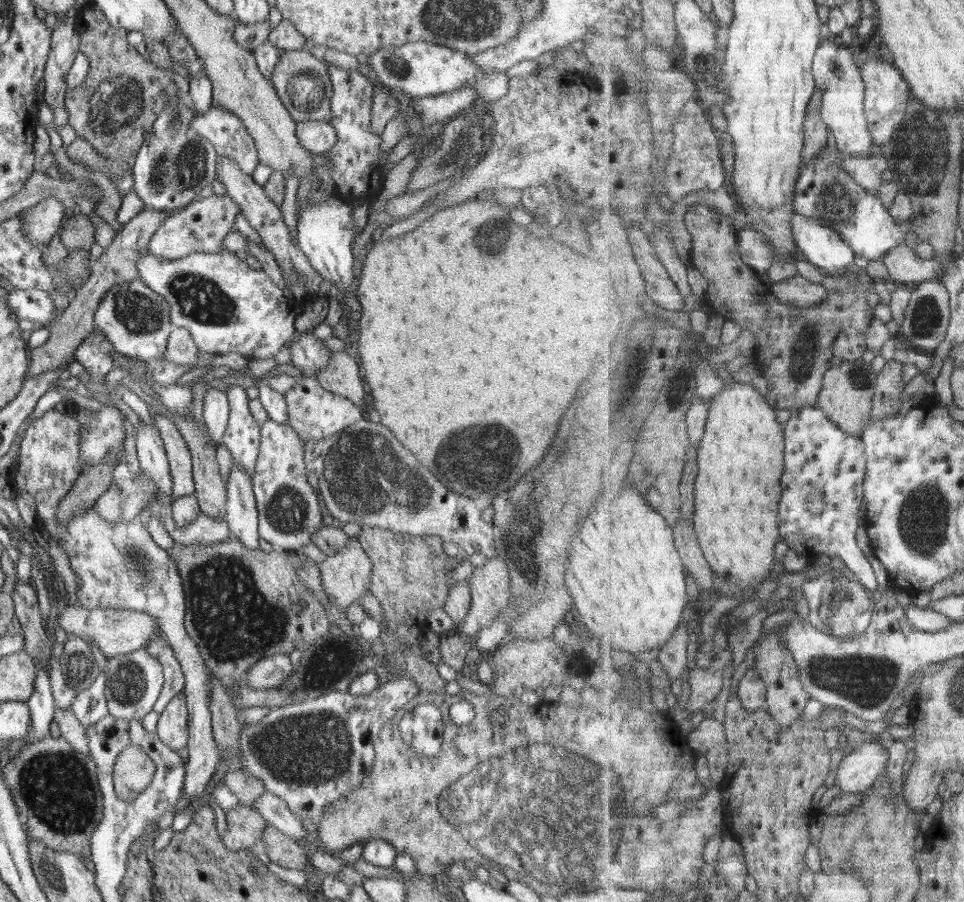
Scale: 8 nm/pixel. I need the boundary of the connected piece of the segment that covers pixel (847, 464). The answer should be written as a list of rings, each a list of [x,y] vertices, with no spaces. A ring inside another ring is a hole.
[[[821,406],[803,407],[793,412],[787,423],[787,471],[784,473],[784,498],[782,499],[781,532],[786,544],[794,549],[798,546],[812,546],[832,558],[843,559],[848,568],[859,576],[857,580],[872,590],[880,588],[878,574],[864,554],[858,542],[860,510],[864,504],[864,482],[868,474],[869,456],[863,435],[856,435],[840,428],[828,417]],[[820,489],[828,495],[828,506],[824,512],[814,514],[810,508],[810,495]]]

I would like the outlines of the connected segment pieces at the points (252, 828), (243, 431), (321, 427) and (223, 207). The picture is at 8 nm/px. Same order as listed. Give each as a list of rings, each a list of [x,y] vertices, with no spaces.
[[[240,803],[234,809],[225,811],[226,831],[222,834],[222,844],[230,851],[255,848],[261,845],[261,834],[266,820],[249,804]]]
[[[242,386],[229,387],[227,400],[229,418],[221,444],[232,453],[232,458],[241,465],[243,472],[252,478],[260,453],[261,425],[250,415],[250,400]]]
[[[302,375],[294,387],[284,395],[289,425],[302,440],[322,441],[347,430],[348,426],[365,418],[364,408],[353,404],[348,398],[329,392],[316,377]]]
[[[212,195],[207,199],[200,196],[200,198],[192,200],[189,205],[174,210],[172,215],[168,215],[160,223],[160,227],[150,237],[150,253],[160,259],[176,260],[195,252],[208,254],[223,252],[222,240],[228,232],[232,231],[233,221],[236,220],[240,211],[237,204],[228,196],[221,198]]]

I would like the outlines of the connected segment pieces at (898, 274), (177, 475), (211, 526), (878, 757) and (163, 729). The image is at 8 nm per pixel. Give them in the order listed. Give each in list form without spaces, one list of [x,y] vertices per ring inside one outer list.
[[[905,242],[892,248],[881,261],[888,266],[894,280],[908,286],[917,280],[938,279],[938,275],[944,270],[944,264],[940,260],[920,258]]]
[[[162,414],[153,418],[164,443],[167,460],[169,461],[170,477],[172,477],[172,500],[181,496],[195,494],[193,463],[191,453],[175,423]]]
[[[156,514],[166,528],[166,532],[174,541],[175,545],[194,545],[197,543],[206,544],[230,539],[228,524],[224,519],[218,521],[214,516],[208,514],[198,515],[198,517],[187,526],[179,528],[177,523],[171,518]]]
[[[880,743],[849,749],[837,769],[834,785],[841,791],[866,792],[878,782],[884,770],[888,770],[888,762],[890,752]]]
[[[185,693],[172,697],[166,708],[160,713],[156,730],[160,740],[172,750],[180,750],[188,744],[188,708]]]

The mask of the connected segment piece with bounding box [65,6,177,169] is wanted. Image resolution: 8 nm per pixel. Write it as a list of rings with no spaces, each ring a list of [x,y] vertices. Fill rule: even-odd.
[[[86,7],[79,11],[78,17],[79,50],[88,56],[90,70],[82,85],[66,92],[65,104],[70,112],[68,125],[74,128],[76,136],[89,141],[100,155],[122,160],[131,169],[144,141],[144,134],[152,128],[159,111],[164,108],[164,101],[168,99],[165,96],[177,90],[176,83],[170,73],[160,70],[145,56],[139,55],[137,48],[127,42],[128,31],[112,28],[101,10]]]

